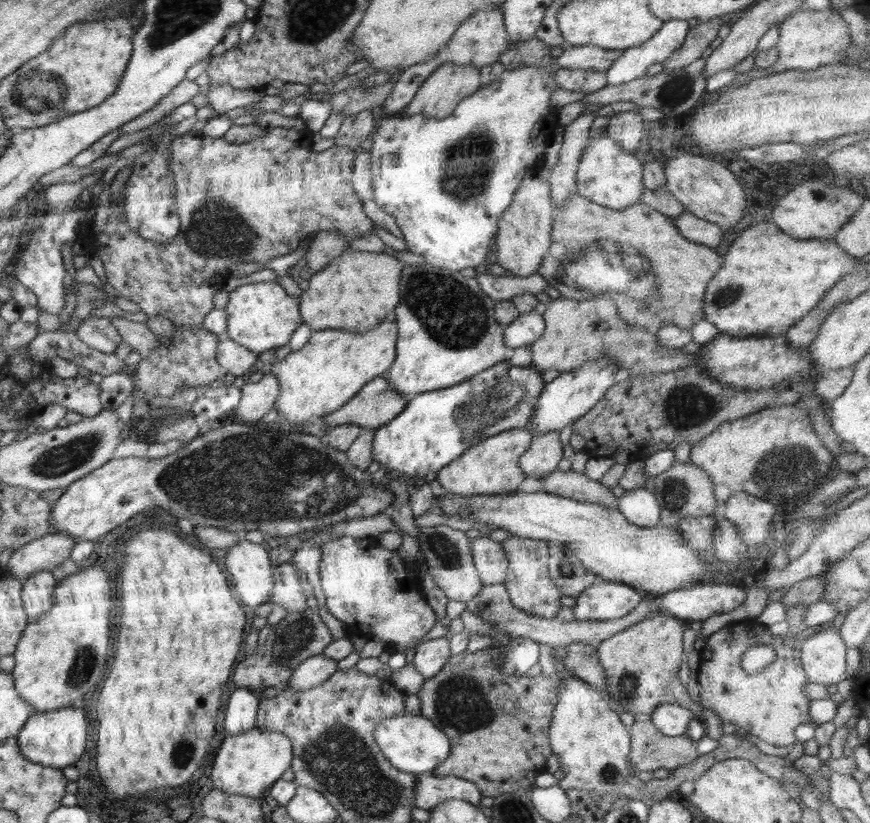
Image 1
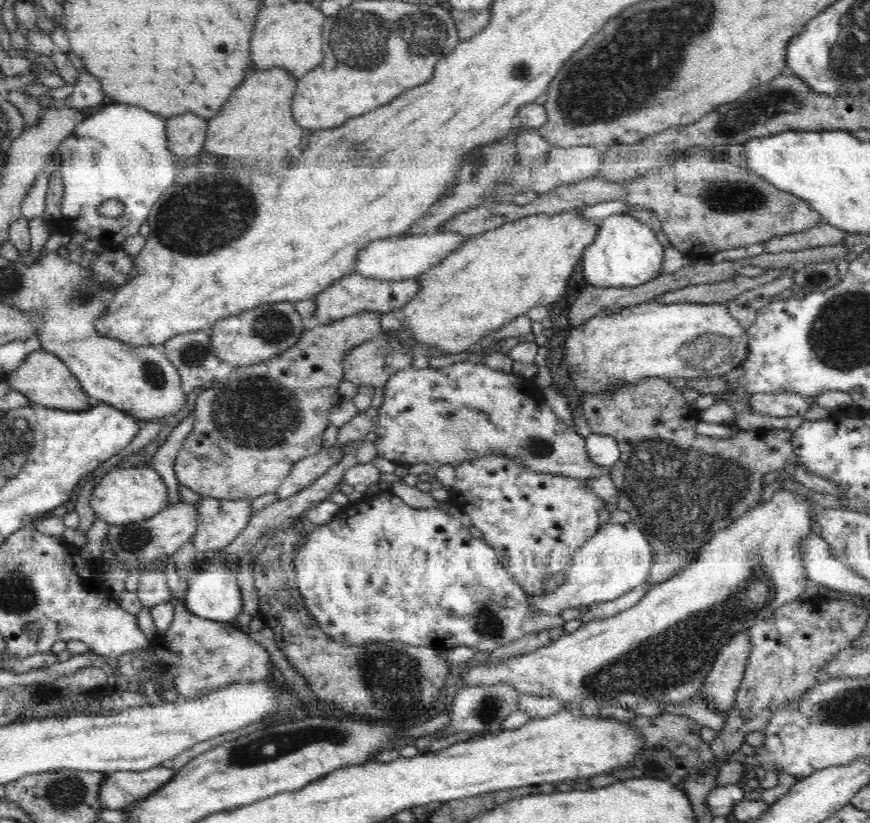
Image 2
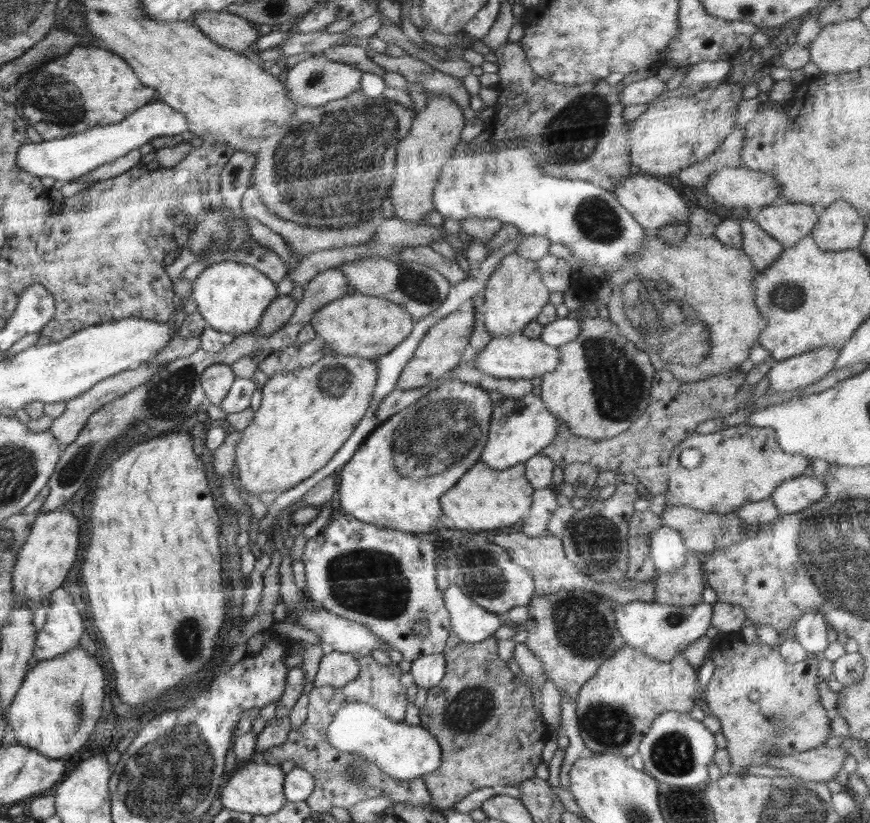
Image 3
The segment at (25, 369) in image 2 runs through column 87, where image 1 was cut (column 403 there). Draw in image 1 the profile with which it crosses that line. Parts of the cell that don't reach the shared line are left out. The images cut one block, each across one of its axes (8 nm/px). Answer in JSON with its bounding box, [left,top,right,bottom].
[323,376,407,429]

